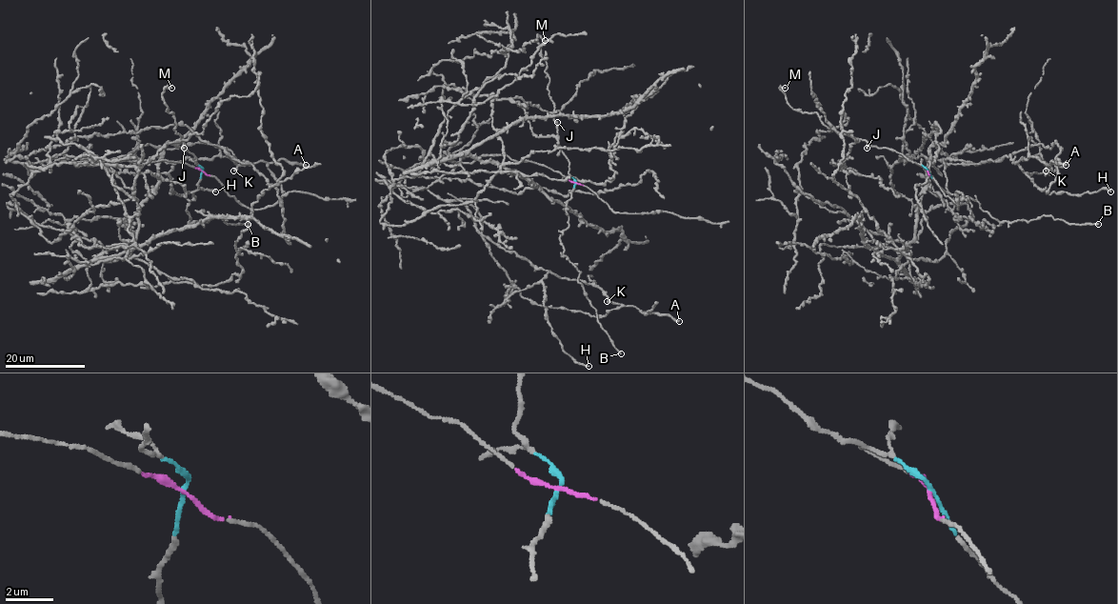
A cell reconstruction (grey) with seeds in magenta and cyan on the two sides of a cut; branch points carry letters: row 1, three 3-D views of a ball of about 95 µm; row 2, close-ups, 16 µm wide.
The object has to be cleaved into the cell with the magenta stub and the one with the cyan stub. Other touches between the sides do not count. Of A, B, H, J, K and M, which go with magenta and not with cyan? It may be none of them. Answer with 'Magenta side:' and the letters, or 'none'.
Magenta side: A, H, K

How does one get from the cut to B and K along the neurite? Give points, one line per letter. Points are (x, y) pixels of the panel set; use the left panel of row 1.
B: (202, 171), (195, 196), (187, 210), (189, 221), (208, 222), (214, 214), (227, 224), (248, 224)
K: (202, 171), (134, 155), (49, 160), (160, 156), (179, 163), (221, 155), (237, 166), (233, 171)

